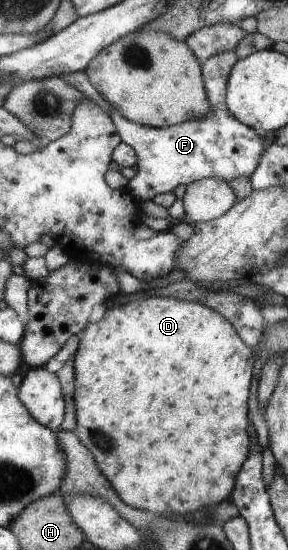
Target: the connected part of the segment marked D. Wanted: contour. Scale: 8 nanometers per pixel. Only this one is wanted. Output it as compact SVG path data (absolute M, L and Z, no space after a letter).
M140 295L137 299L124 304L109 306L103 317L96 323L88 323L80 334L80 344L75 354L75 401L79 420L75 433L79 435L84 446L96 454L102 472L110 478L115 490L122 494L124 502L134 508L144 508L150 512L172 512L172 514L192 514L200 508L220 504L222 500L230 500L235 489L238 472L242 464L250 456L250 418L248 418L248 400L252 396L252 374L256 362L255 349L249 347L240 336L236 327L217 310L200 302L188 302L174 297L156 295Z

